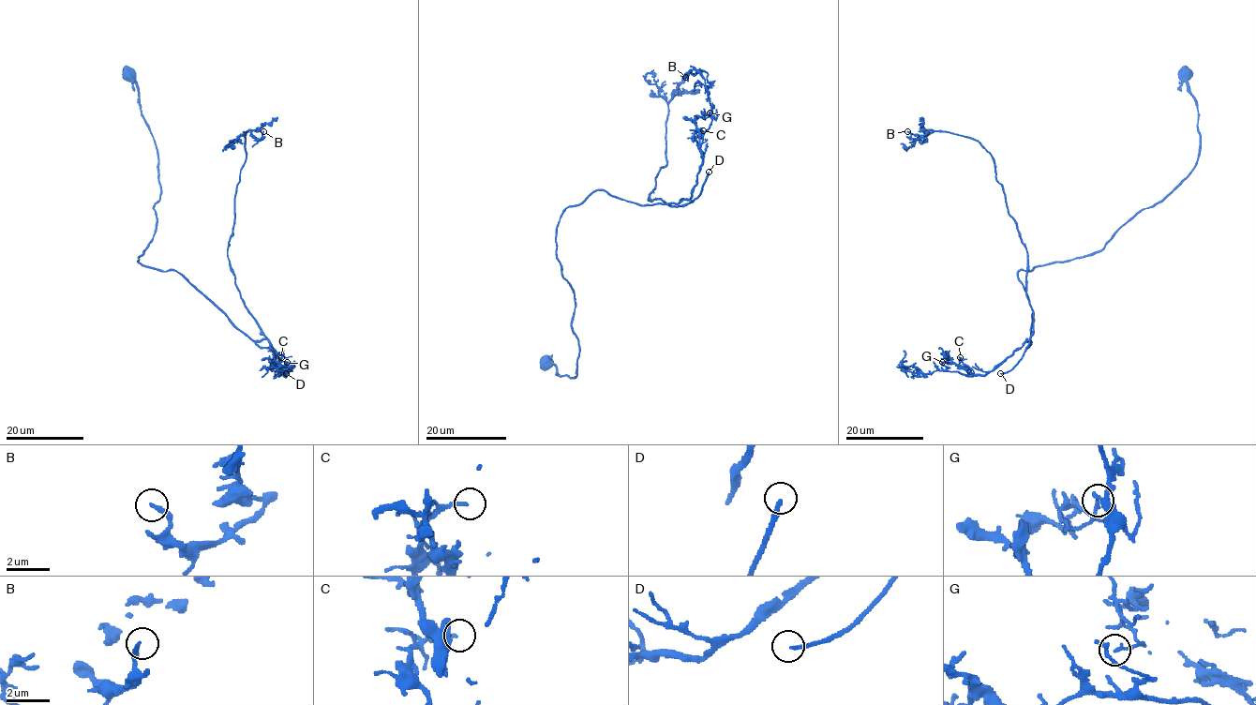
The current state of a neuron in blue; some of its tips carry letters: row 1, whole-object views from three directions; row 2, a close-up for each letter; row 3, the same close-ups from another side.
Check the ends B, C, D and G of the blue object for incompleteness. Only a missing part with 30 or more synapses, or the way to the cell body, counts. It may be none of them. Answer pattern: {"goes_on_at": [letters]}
{"goes_on_at": ["D"]}

